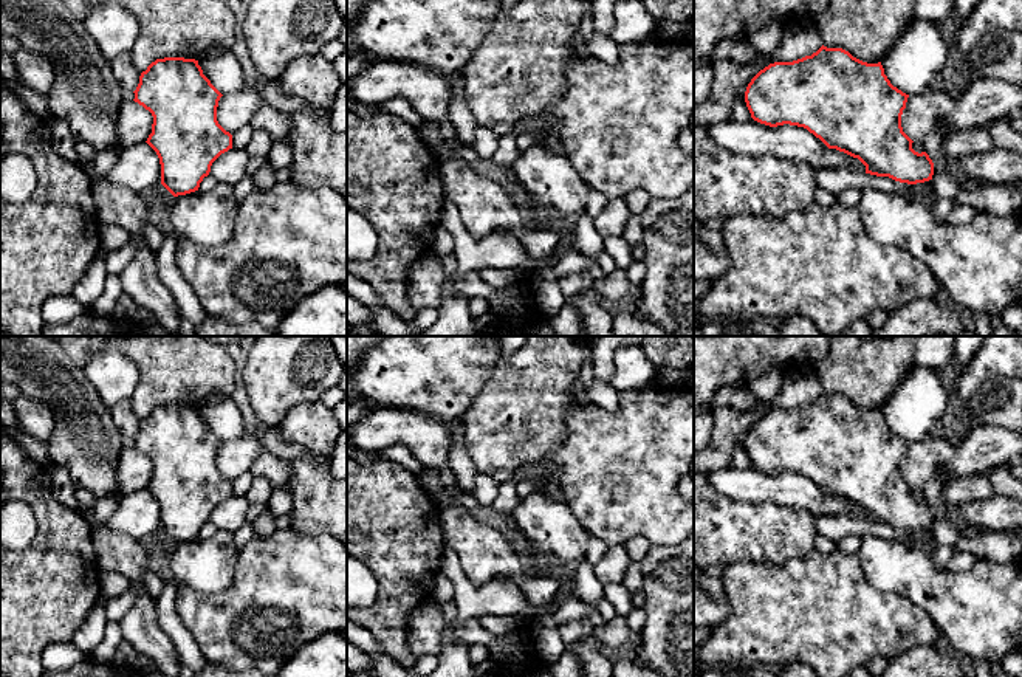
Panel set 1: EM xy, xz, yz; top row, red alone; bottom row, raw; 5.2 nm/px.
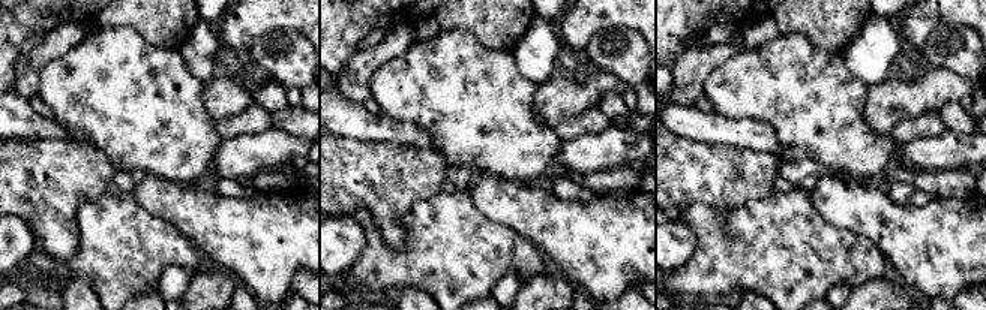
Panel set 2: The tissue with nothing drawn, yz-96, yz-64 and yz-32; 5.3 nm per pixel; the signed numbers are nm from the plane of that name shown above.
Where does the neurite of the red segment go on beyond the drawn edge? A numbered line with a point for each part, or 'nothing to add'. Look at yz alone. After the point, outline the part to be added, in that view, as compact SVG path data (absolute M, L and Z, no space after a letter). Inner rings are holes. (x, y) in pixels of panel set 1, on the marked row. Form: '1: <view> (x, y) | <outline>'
nothing to add

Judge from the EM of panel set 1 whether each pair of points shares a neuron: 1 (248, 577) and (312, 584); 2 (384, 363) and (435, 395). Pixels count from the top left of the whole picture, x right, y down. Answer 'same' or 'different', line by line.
1: same
2: same

